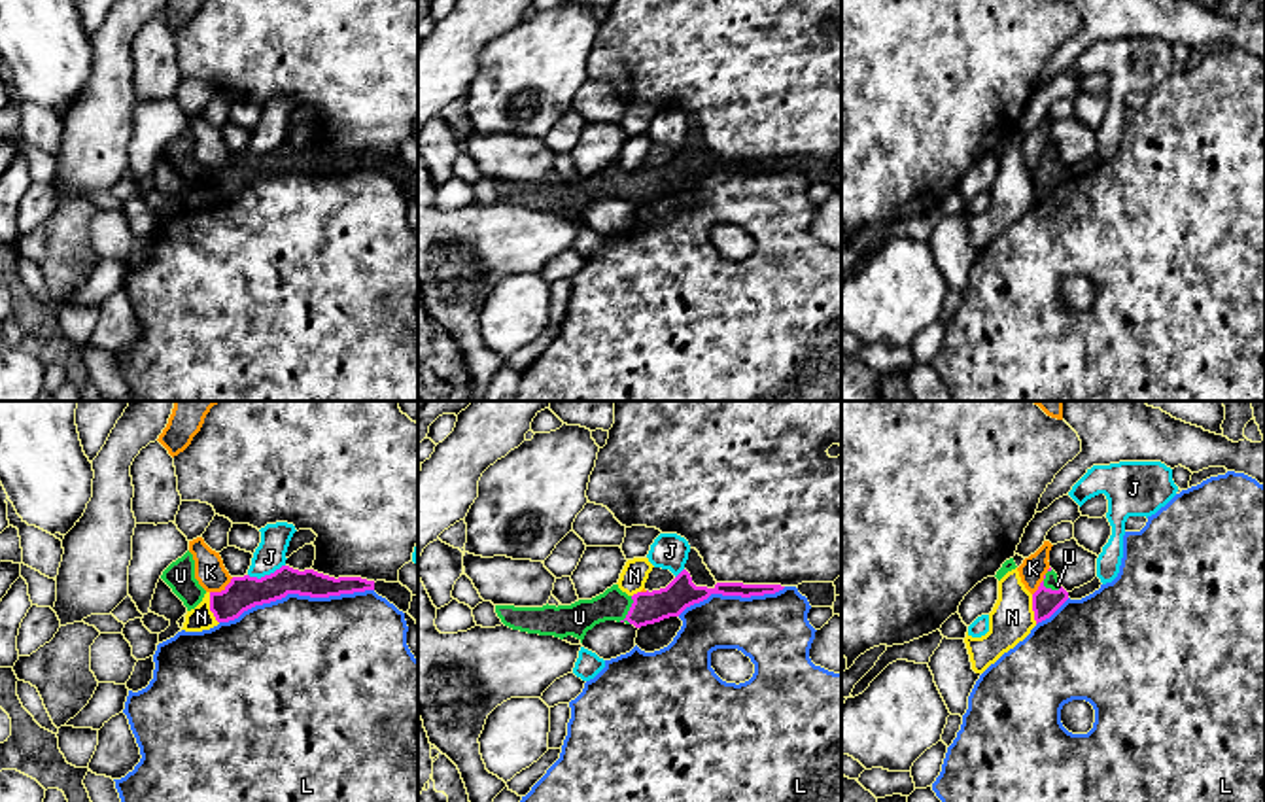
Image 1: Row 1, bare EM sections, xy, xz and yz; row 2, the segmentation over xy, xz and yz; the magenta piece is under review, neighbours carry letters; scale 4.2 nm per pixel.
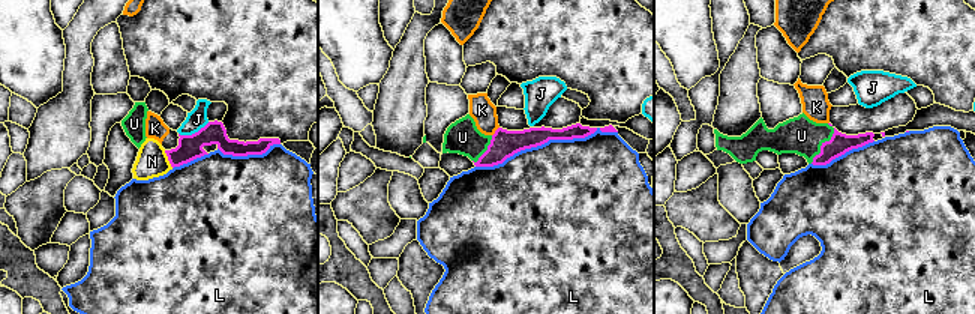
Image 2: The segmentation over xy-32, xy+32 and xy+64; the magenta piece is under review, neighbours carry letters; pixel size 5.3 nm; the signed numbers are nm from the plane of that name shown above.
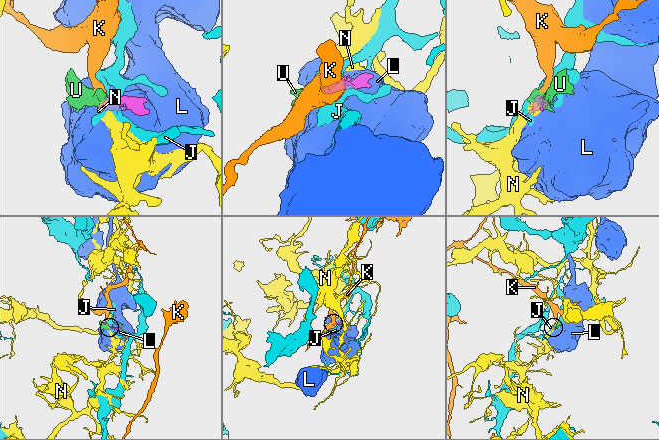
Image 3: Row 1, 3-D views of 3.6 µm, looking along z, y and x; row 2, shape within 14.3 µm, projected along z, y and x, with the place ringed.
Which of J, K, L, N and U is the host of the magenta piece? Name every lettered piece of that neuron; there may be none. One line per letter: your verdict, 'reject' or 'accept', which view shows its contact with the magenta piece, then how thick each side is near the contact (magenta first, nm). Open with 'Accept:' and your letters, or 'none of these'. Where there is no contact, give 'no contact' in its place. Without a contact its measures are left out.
Accept: U
J: reject | xy | 140/130 nm
K: reject | xy | 140/130 nm
L: reject | xy | 140/480 nm
N: reject | xy | 140/100 nm
U: accept | xz | 140/140 nm

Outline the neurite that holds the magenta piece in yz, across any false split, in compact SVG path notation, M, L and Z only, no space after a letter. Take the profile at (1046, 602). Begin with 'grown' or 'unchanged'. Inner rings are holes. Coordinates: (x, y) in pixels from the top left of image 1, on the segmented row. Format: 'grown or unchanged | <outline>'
grown | M1049 567L1032 594L1032 611L1036 624L1049 619L1065 602L1068 592L1061 586L1057 573Z

